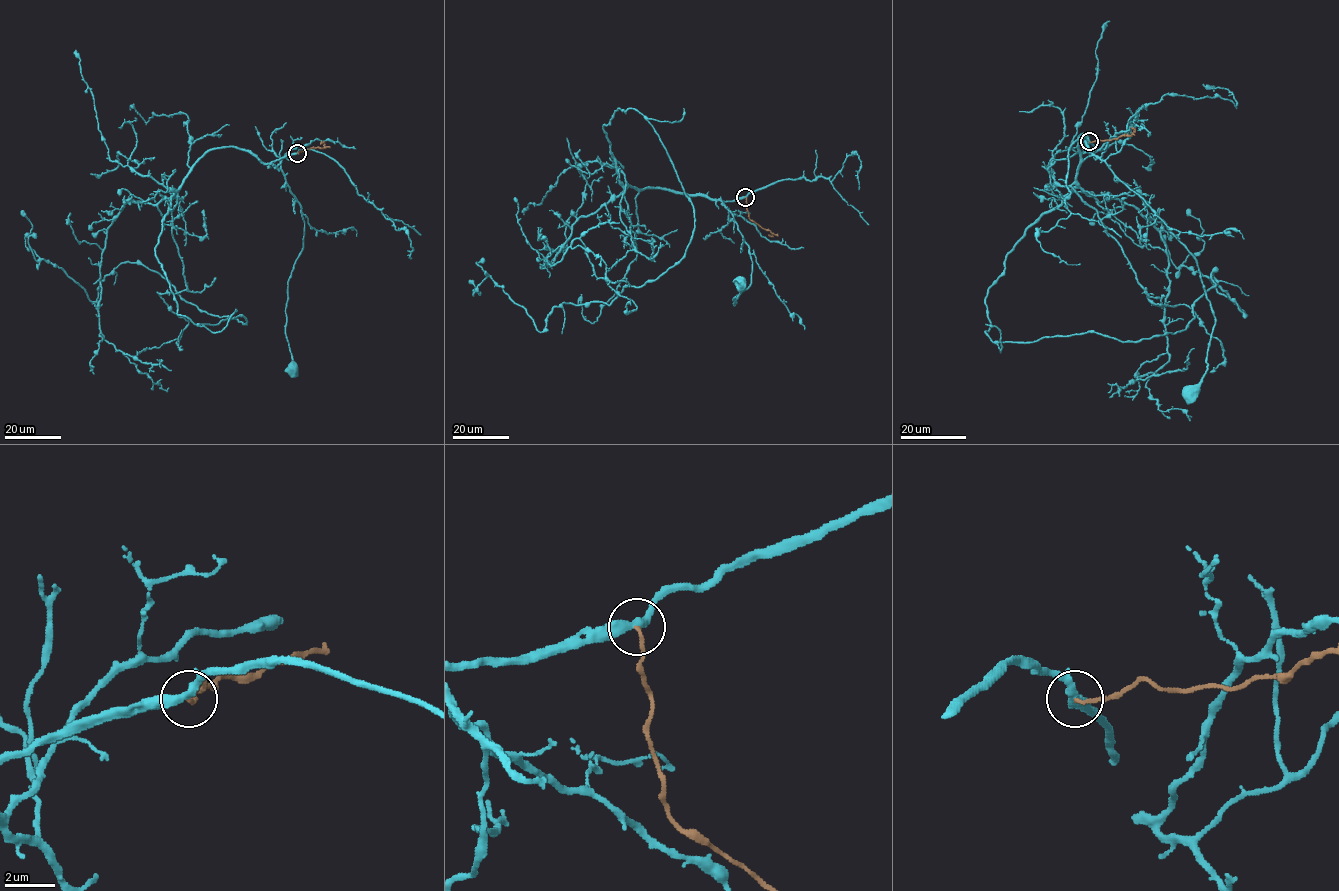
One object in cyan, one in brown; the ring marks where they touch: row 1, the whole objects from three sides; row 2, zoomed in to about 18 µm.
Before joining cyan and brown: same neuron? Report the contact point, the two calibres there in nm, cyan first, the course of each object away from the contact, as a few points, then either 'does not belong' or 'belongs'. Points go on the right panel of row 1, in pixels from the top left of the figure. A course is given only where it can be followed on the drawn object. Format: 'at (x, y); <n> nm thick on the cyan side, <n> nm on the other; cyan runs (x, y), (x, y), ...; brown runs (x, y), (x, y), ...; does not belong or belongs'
at (1089, 141); 360 nm thick on the cyan side, 130 nm on the other; cyan runs (1089, 142), (1094, 147), (1091, 152), (1135, 191), (1197, 264), (1215, 325), (1208, 348), (1207, 369), (1190, 392); brown runs (1089, 142), (1130, 135), (1133, 131); does not belong

